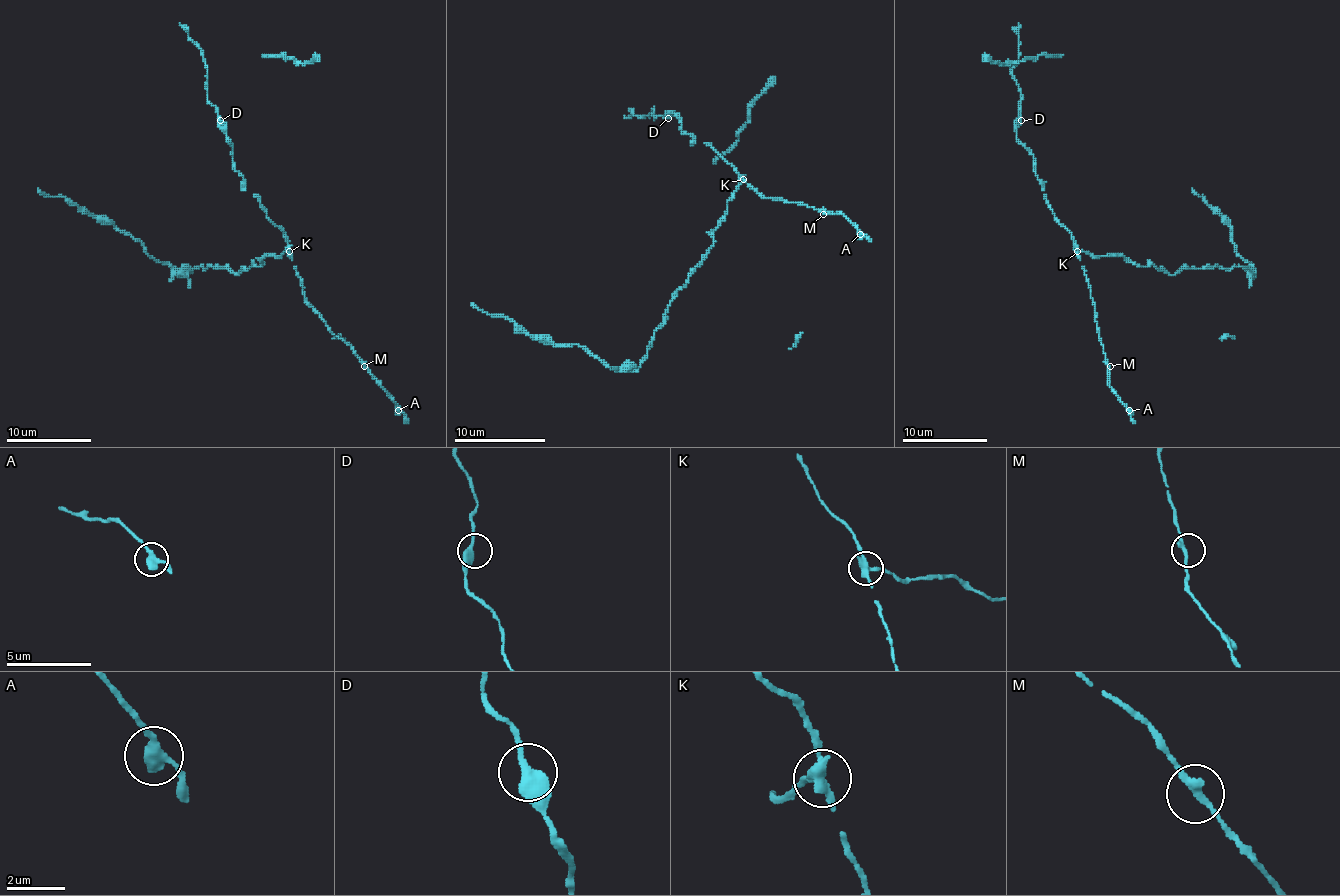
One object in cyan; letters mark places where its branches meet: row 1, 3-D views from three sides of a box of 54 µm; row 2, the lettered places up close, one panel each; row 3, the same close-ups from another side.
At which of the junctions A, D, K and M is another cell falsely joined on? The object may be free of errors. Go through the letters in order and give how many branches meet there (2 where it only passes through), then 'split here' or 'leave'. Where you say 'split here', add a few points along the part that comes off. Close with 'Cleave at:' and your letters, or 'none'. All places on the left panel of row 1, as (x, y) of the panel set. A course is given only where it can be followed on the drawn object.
A: 2 | leave
D: 2 | leave
K: 2 | split here | (290, 252), (266, 256), (260, 266), (252, 264), (239, 275), (228, 268), (171, 268), (112, 224), (38, 188)
M: 2 | leave
Cleave at: K

